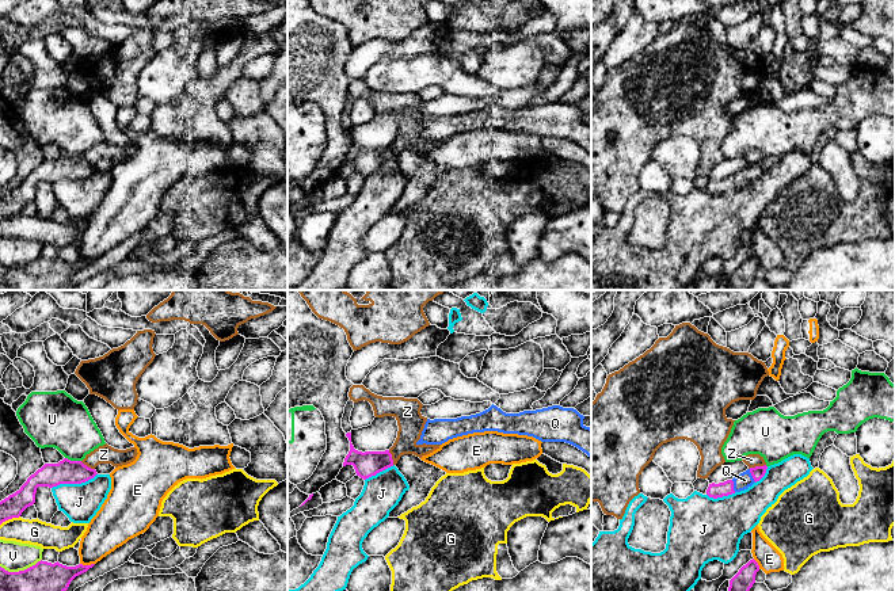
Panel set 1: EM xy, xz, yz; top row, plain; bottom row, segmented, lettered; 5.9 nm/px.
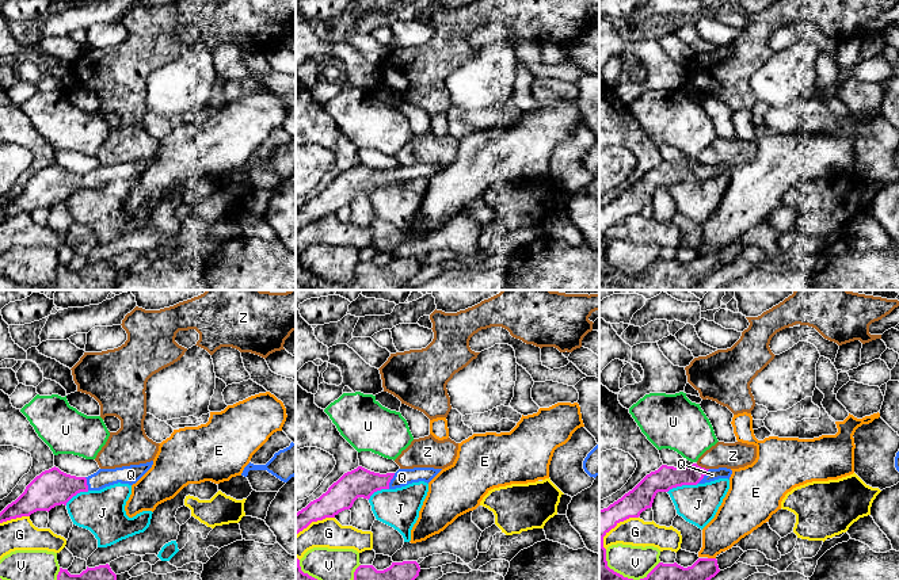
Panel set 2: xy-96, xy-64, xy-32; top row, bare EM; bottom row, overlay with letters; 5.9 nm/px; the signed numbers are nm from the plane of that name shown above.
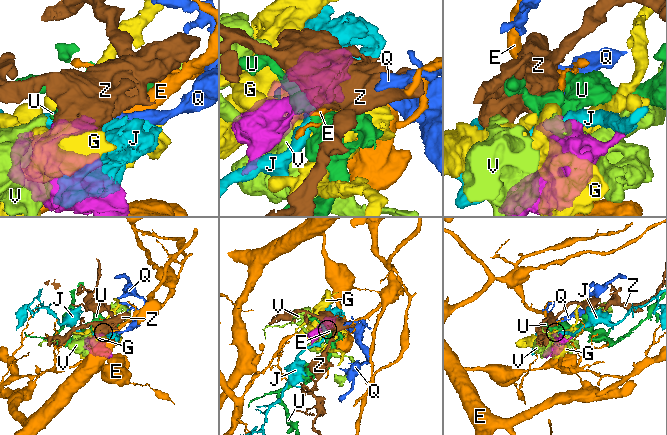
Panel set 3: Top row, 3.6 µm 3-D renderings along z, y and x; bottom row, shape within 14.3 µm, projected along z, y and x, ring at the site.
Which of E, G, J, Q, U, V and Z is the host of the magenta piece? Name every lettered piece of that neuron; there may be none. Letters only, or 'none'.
Q

